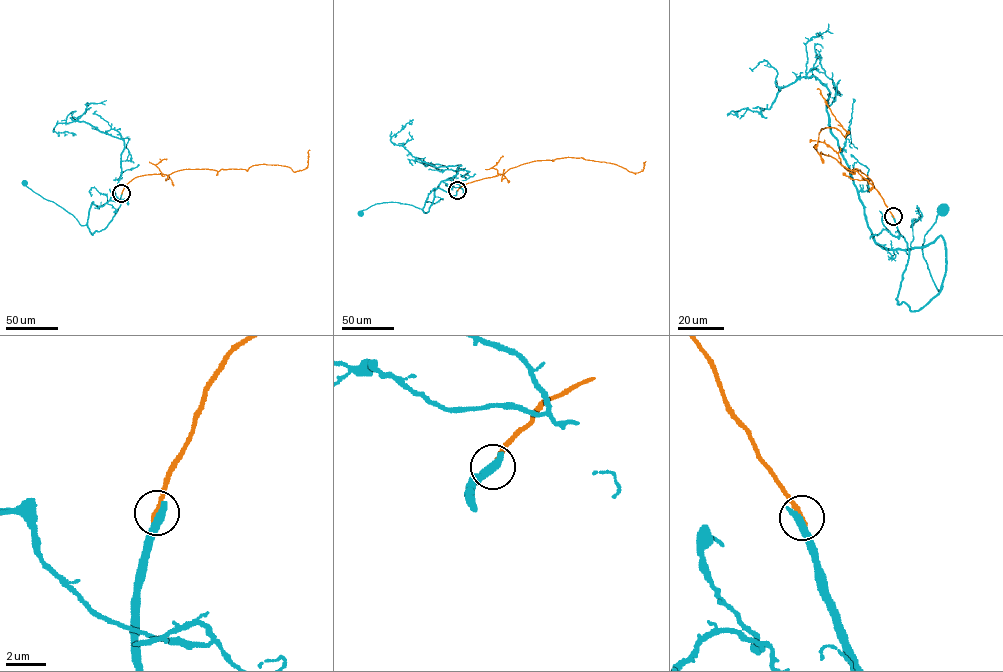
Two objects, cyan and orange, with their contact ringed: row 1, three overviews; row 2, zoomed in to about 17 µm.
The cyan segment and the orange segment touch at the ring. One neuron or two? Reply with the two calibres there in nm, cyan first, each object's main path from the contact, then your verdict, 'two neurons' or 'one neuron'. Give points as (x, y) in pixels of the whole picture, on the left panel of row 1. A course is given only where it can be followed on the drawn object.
480 nm thick on the cyan side, 240 nm on the other; cyan runs (122, 193), (121, 204), (111, 221), (92, 235), (87, 225), (81, 225), (72, 214), (34, 192), (25, 183); orange runs (122, 193), (135, 177), (186, 169), (246, 170), (263, 164), (302, 170), (307, 167), (309, 150); two neurons

